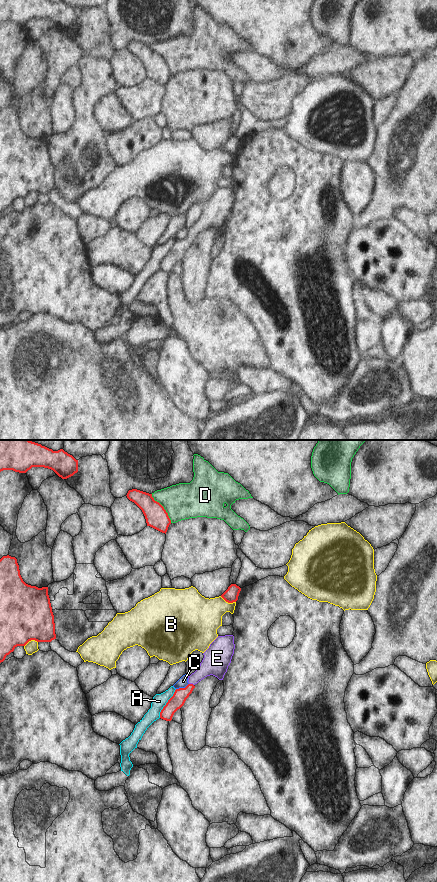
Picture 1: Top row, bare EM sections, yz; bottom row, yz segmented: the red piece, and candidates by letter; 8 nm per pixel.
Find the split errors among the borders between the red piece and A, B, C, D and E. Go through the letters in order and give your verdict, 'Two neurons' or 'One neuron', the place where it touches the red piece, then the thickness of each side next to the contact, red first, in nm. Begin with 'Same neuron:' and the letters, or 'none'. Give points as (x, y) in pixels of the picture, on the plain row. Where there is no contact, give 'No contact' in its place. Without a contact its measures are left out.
Same neuron: E
A: Two neurons. Touches red at yz (166, 255). Thickness 120 nm (red) against 110 nm
B: Two neurons. Touches red at yz (228, 154). Thickness 110 nm (red) against 320 nm
C: Two neurons. Touches red at yz (182, 240). Thickness 120 nm (red) against 80 nm
D: Two neurons. Touches red at yz (163, 60). Thickness 180 nm (red) against 300 nm
E: One neuron. Touches red at yz (191, 236). Thickness 120 nm (red) against 190 nm

